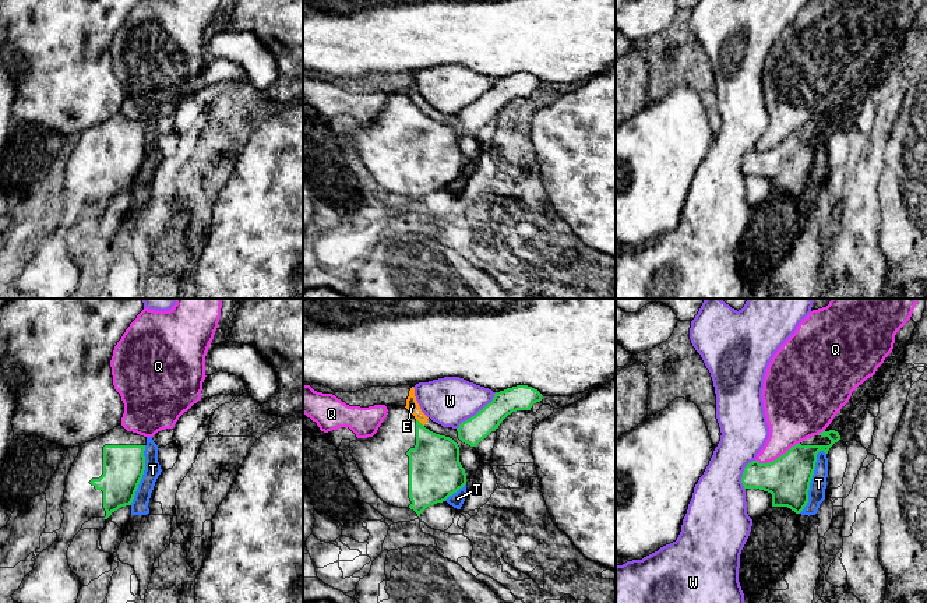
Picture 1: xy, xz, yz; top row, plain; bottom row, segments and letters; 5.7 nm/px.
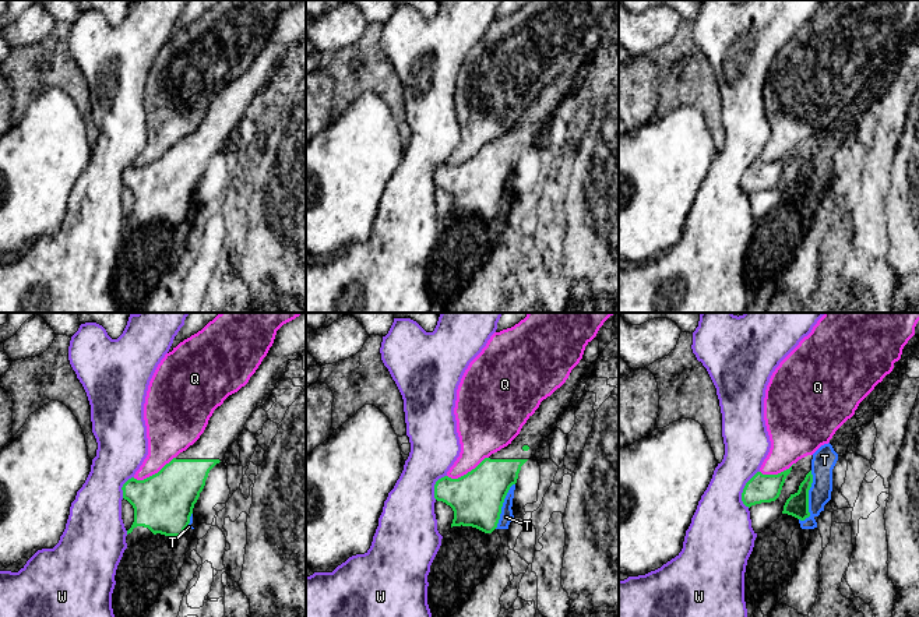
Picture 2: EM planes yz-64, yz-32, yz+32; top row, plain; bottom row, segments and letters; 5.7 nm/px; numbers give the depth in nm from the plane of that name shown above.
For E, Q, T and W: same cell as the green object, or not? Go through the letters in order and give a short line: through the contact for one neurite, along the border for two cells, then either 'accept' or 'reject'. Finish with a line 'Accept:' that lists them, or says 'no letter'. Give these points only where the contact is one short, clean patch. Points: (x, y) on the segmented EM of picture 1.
E: reject
Q: reject
T: line yz (822, 450), (817, 454), (809, 501), (799, 512); reject
W: reject
Accept: no letter

